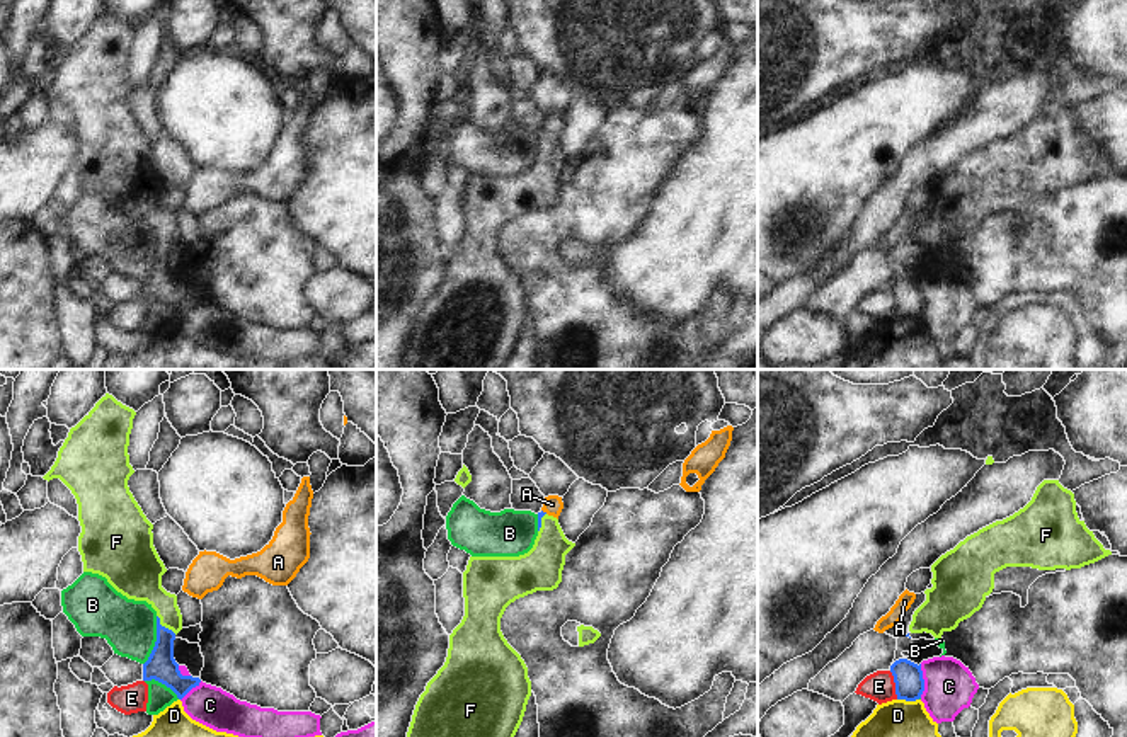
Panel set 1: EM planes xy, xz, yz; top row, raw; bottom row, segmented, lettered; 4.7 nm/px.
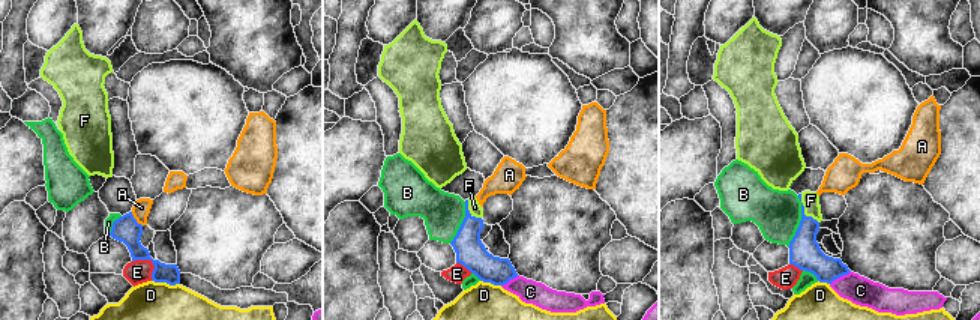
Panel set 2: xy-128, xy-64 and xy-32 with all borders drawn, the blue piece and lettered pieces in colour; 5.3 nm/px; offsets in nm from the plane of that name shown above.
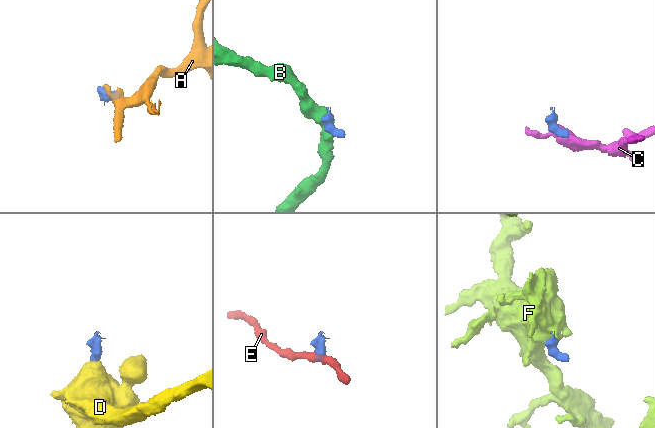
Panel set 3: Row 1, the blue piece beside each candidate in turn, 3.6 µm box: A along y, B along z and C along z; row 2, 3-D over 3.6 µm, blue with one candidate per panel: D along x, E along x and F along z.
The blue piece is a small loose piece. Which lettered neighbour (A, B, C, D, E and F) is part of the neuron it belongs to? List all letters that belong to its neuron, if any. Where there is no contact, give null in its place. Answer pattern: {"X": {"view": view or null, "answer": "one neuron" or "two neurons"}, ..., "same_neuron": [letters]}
{"A": {"view": "xz", "answer": "two neurons"}, "B": {"view": "xy", "answer": "two neurons"}, "C": {"view": "yz", "answer": "two neurons"}, "D": {"view": "yz", "answer": "two neurons"}, "E": {"view": "yz", "answer": "two neurons"}, "F": {"view": "xy", "answer": "one neuron"}, "same_neuron": ["F"]}

